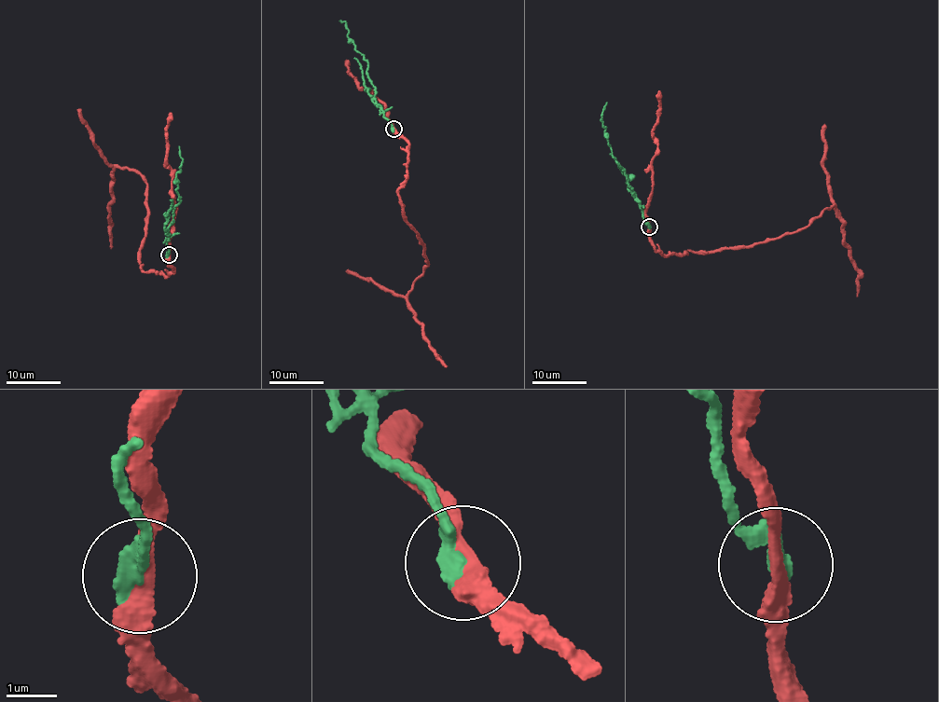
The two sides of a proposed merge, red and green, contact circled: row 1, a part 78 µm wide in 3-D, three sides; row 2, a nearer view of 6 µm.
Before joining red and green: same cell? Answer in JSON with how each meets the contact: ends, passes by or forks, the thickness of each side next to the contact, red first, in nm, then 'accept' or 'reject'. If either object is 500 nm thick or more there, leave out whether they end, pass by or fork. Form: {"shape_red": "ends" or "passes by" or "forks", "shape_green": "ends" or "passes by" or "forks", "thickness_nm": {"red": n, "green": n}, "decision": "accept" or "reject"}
{"shape_red": "passes by", "shape_green": "ends", "thickness_nm": {"red": 280, "green": 380}, "decision": "reject"}

